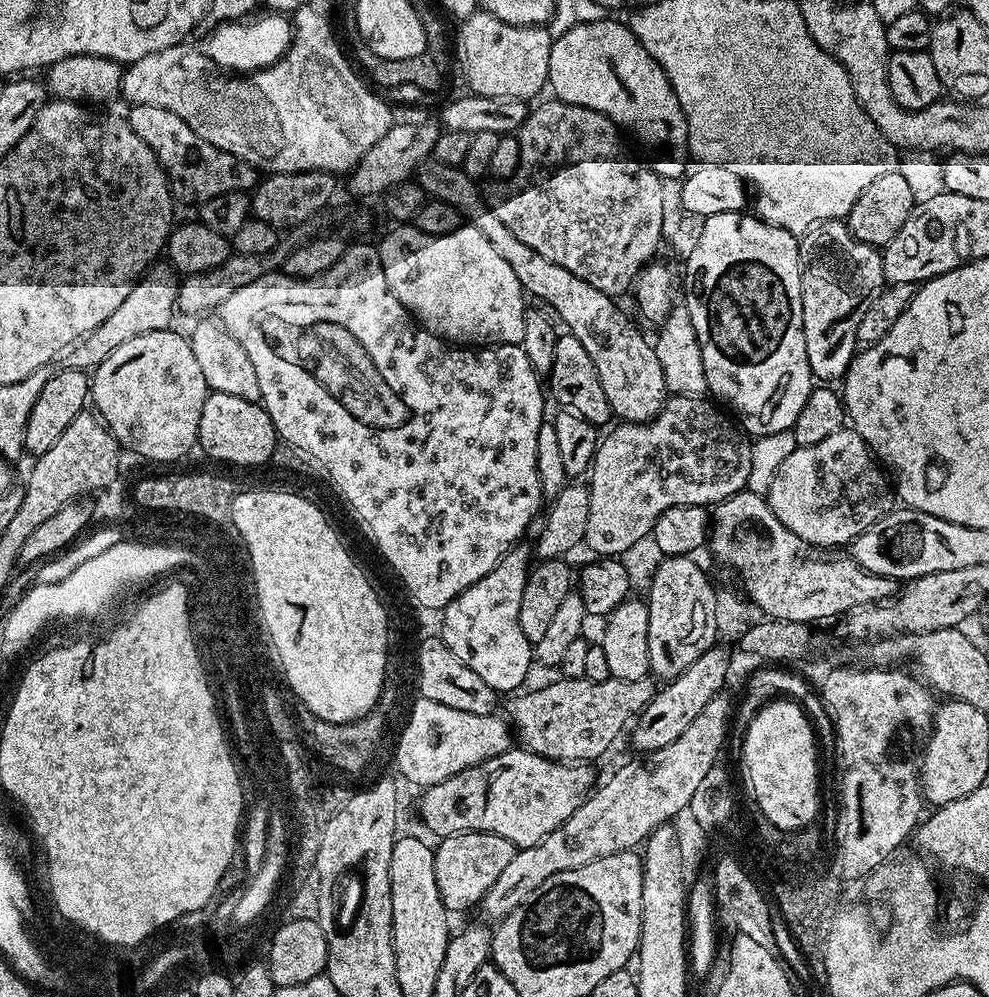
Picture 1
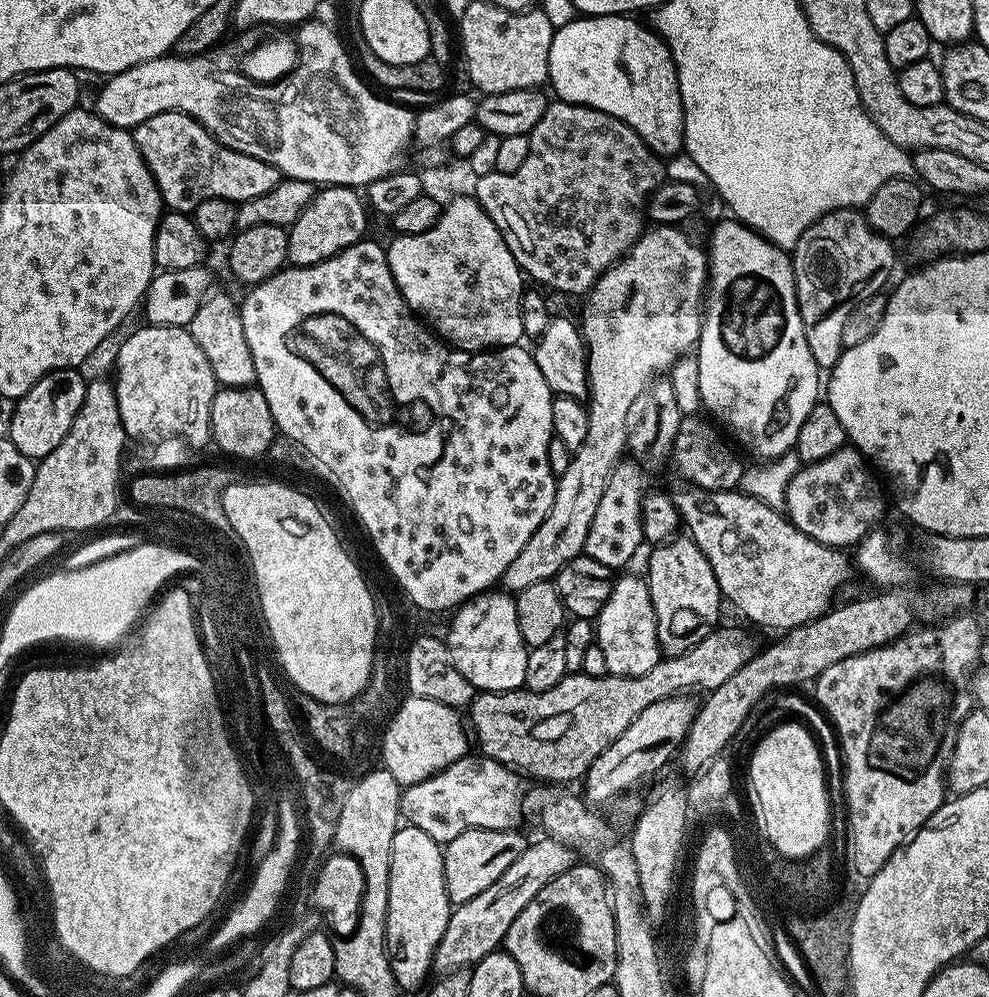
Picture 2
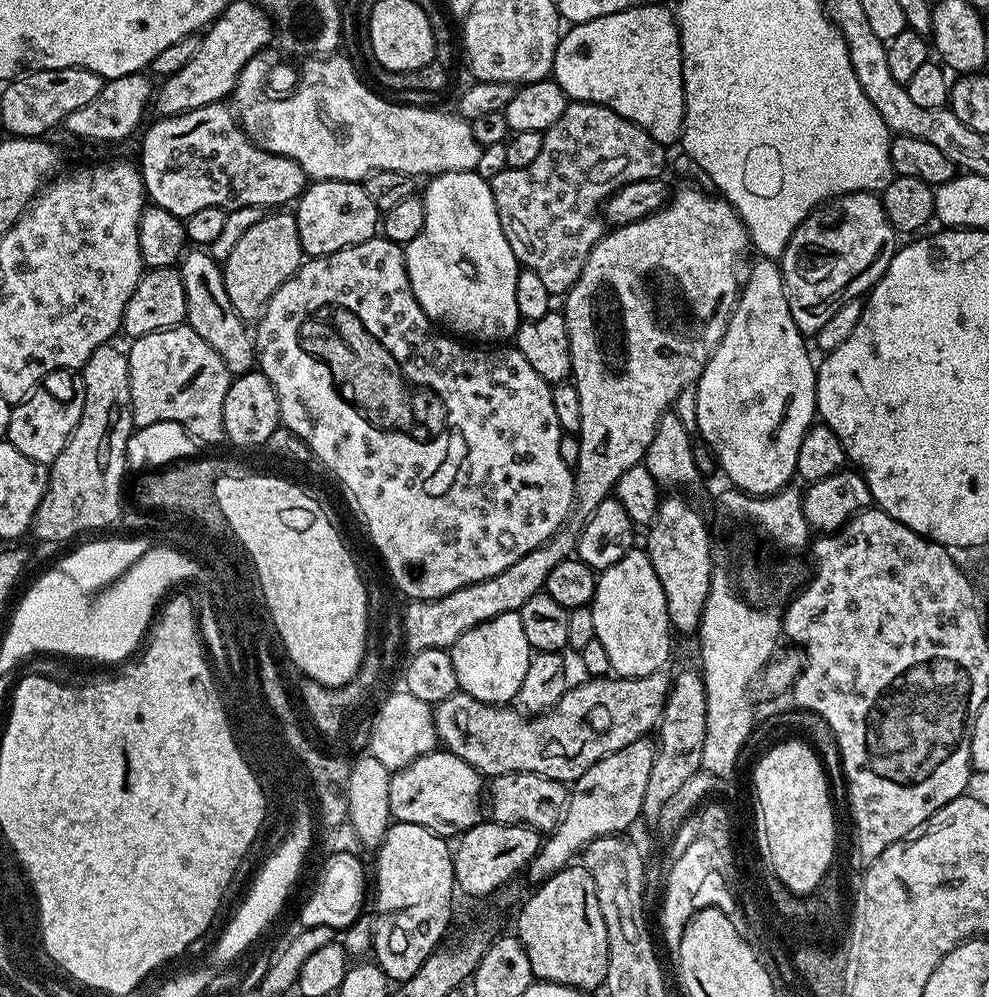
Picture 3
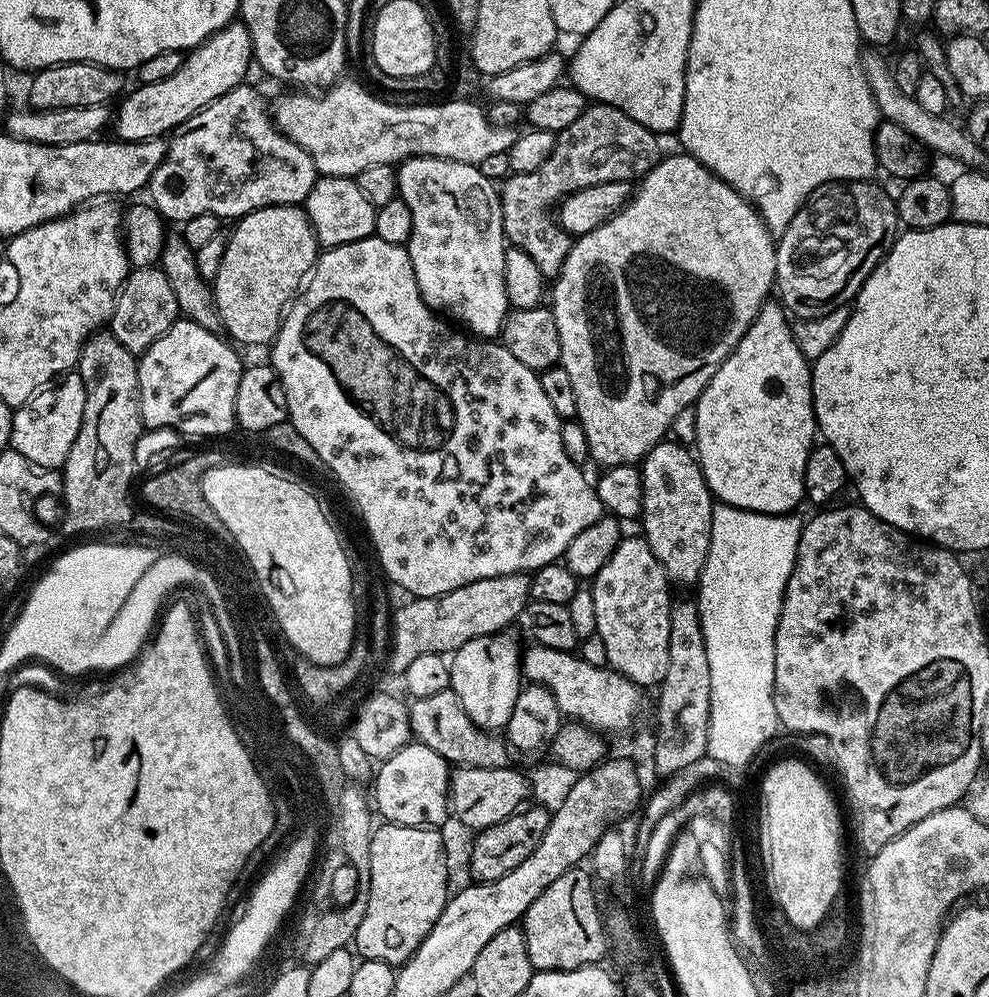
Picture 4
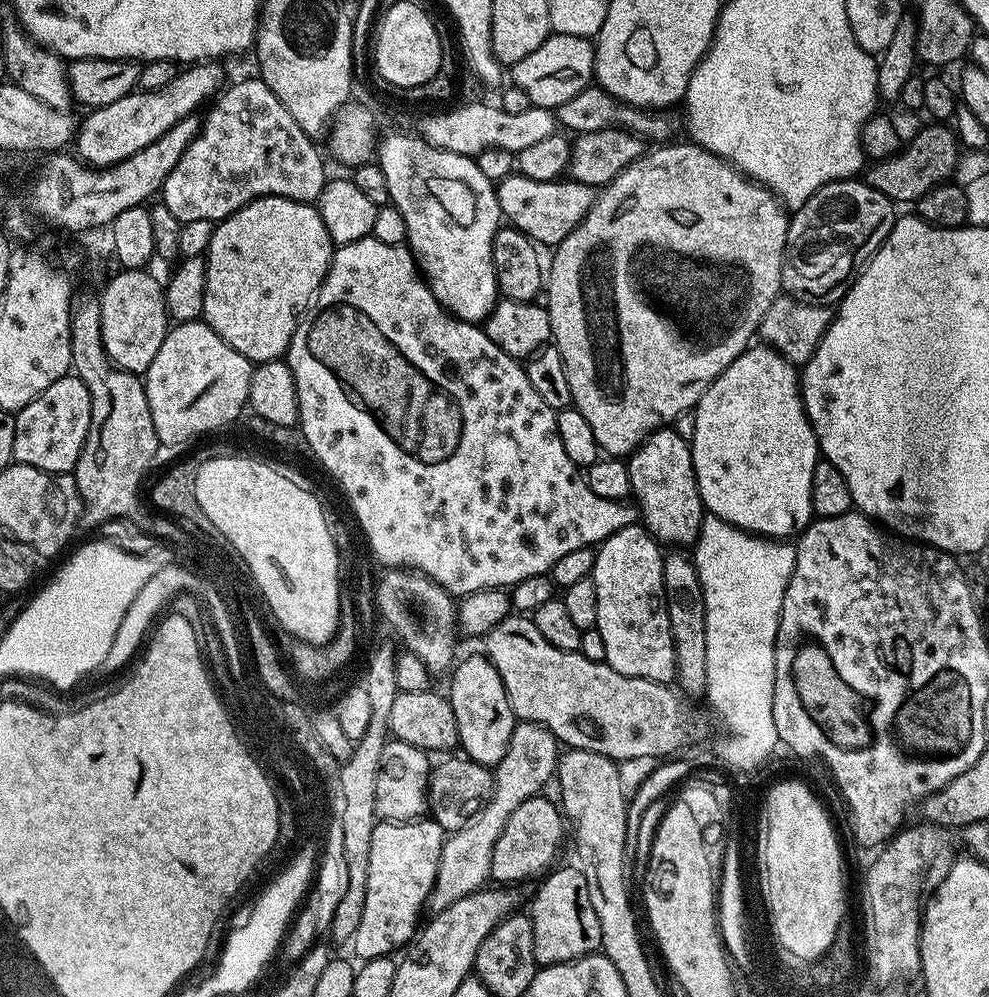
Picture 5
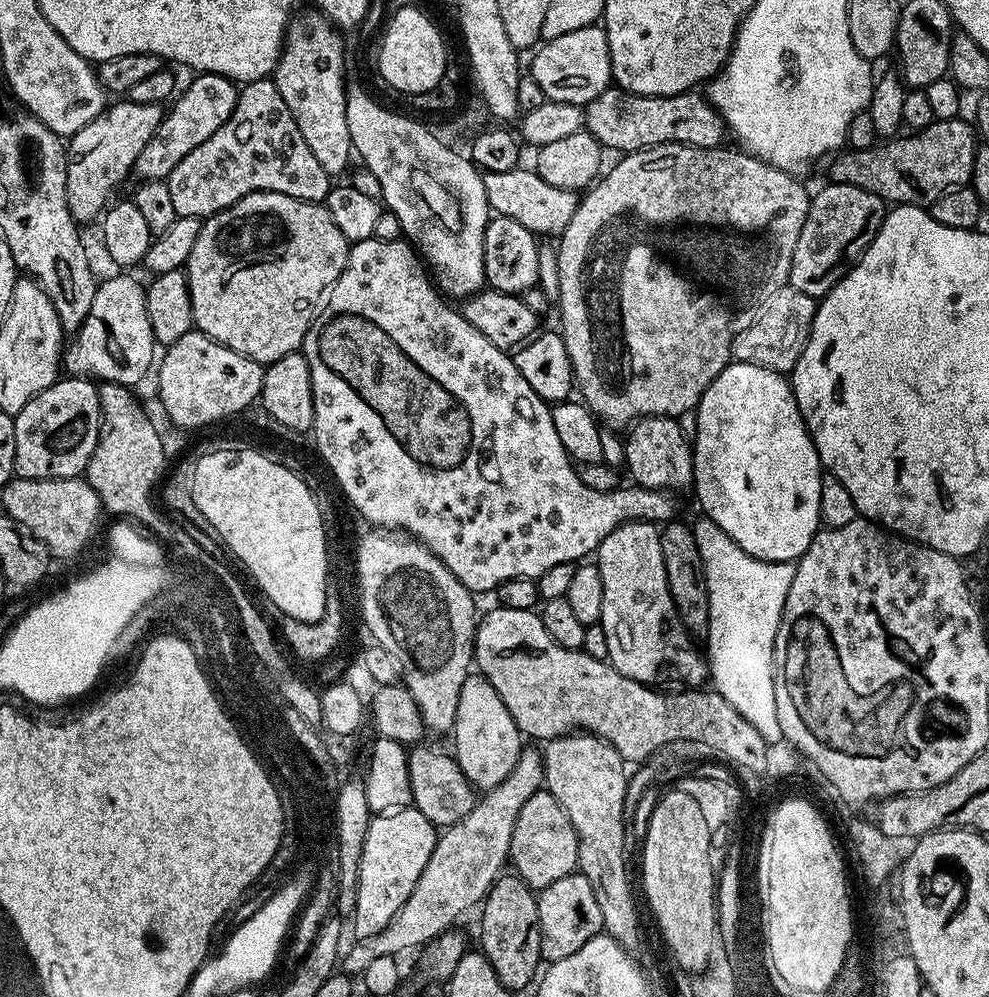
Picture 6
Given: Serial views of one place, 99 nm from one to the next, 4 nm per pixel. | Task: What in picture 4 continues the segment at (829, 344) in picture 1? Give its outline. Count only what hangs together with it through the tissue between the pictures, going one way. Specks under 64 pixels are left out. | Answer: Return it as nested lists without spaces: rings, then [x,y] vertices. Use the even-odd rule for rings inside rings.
[[[867,180],[833,182],[831,184],[824,184],[818,190],[814,190],[812,196],[798,210],[798,214],[794,214],[790,226],[786,226],[786,230],[779,233],[778,239],[776,240],[776,282],[774,288],[777,293],[780,291],[781,298],[779,297],[779,299],[782,301],[783,307],[787,309],[796,320],[809,320],[810,318],[818,318],[822,314],[826,314],[831,308],[844,306],[849,302],[855,301],[856,295],[860,292],[860,288],[866,282],[868,275],[880,265],[880,259],[892,249],[892,244],[896,241],[901,228],[900,215],[896,212],[895,199],[893,199],[891,195],[888,197],[887,194],[876,185],[876,182],[869,182]]]

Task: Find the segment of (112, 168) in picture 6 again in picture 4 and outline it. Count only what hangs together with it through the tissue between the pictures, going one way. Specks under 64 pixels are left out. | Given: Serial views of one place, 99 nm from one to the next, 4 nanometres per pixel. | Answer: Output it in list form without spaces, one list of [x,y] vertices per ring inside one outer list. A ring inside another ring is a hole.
[[[243,22],[227,24],[209,40],[191,49],[185,55],[182,66],[178,66],[170,78],[165,78],[163,82],[140,84],[132,93],[129,91],[119,101],[120,109],[114,112],[115,135],[121,140],[158,140],[167,137],[182,122],[210,106],[210,102],[245,83],[247,76],[244,75],[253,64],[252,39],[247,26]]]

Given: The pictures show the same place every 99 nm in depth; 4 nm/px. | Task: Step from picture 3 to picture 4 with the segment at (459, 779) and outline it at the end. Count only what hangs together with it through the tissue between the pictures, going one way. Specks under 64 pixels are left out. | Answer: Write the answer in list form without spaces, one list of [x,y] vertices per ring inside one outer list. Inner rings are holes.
[[[410,742],[402,746],[390,758],[379,761],[374,772],[374,785],[376,784],[376,800],[374,796],[374,808],[377,813],[384,815],[383,819],[389,824],[401,824],[402,826],[441,826],[450,820],[448,807],[448,782],[450,779],[450,765],[447,760],[438,754],[438,750],[430,750],[430,746],[419,742]]]

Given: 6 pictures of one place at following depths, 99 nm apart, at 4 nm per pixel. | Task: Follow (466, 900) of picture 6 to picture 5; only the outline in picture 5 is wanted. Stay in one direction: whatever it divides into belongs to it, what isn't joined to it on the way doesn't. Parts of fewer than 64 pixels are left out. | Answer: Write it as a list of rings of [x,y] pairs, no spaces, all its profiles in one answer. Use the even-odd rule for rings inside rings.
[[[525,720],[517,723],[516,729],[510,734],[510,746],[506,746],[502,762],[495,765],[491,798],[466,826],[451,833],[444,841],[438,874],[430,897],[433,913],[458,902],[458,898],[466,898],[472,892],[479,892],[489,883],[492,875],[490,858],[494,858],[494,842],[498,842],[498,834],[502,834],[502,828],[506,826],[510,814],[514,814],[514,810],[518,810],[522,802],[545,791],[548,780],[550,784],[556,775],[556,762],[561,751],[561,745],[554,734],[550,734],[550,730],[546,730],[541,724]]]

